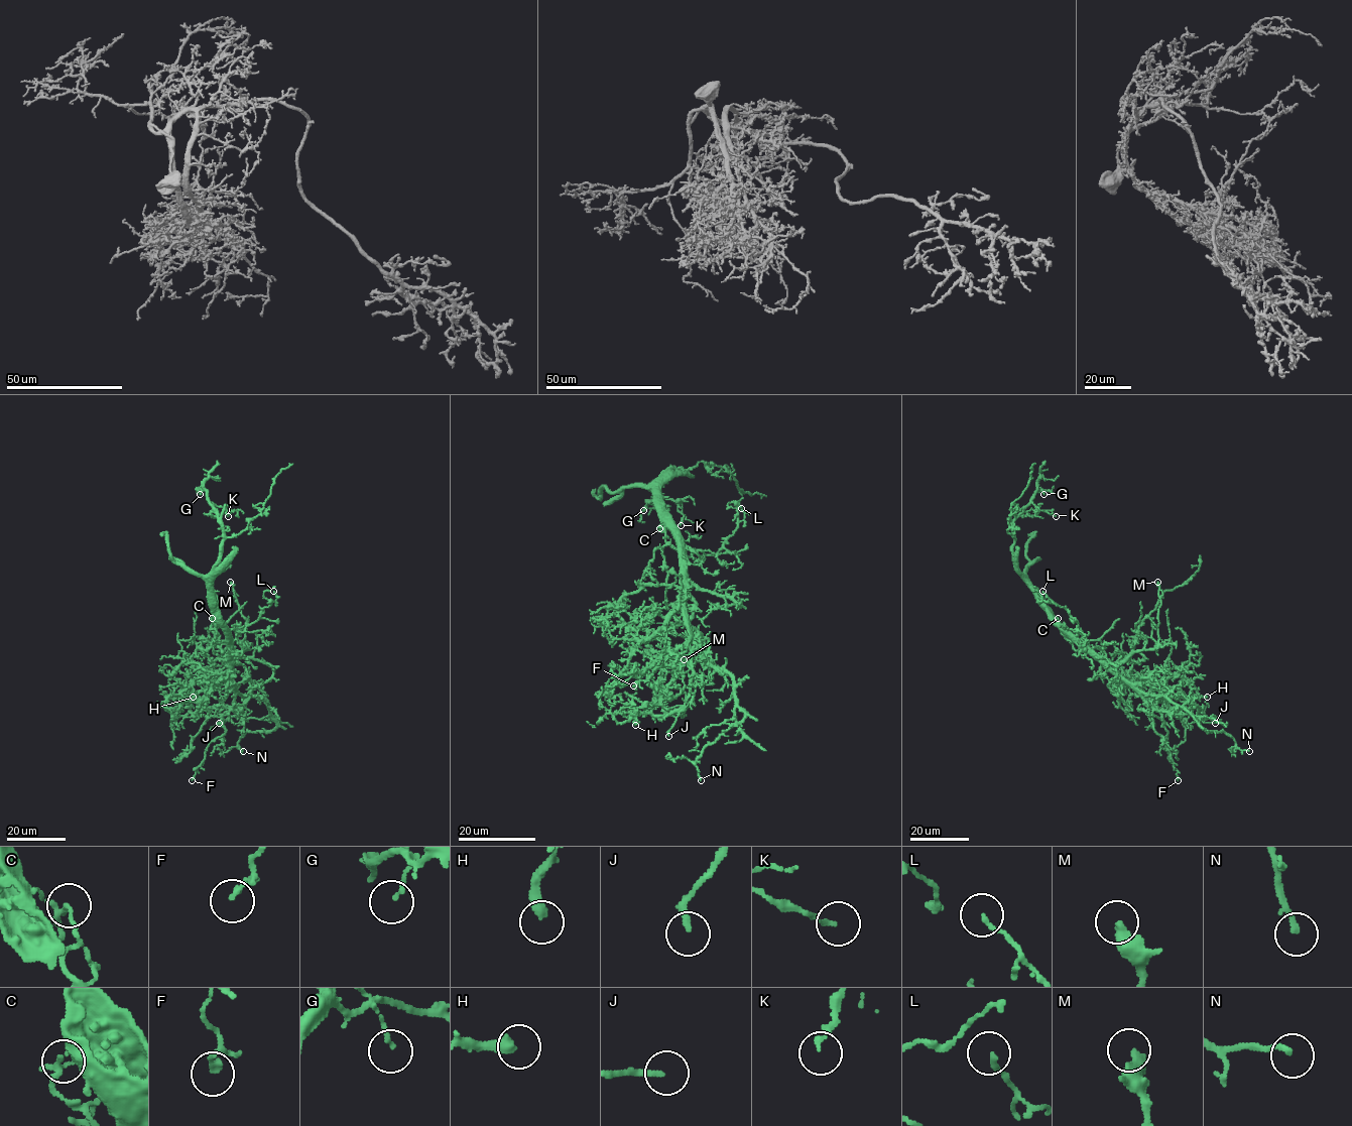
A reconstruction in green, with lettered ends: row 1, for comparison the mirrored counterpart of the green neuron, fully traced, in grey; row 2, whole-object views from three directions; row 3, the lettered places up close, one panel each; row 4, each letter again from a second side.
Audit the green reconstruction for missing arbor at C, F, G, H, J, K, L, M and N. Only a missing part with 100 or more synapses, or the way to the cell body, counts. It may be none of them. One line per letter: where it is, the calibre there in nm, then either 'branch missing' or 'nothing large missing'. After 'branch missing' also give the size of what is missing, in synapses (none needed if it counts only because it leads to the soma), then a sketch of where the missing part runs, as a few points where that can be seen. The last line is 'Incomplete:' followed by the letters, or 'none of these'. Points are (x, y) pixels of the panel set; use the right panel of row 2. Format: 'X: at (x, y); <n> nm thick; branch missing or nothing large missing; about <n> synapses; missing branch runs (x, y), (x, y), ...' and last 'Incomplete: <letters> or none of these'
C: at (1058, 618); 160 nm thick; nothing large missing
F: at (1178, 780); 160 nm thick; nothing large missing
G: at (1043, 494); 130 nm thick; nothing large missing
H: at (1207, 697); 400 nm thick; nothing large missing
J: at (1215, 723); 200 nm thick; nothing large missing
K: at (1056, 516); 150 nm thick; nothing large missing
L: at (1042, 591); 160 nm thick; nothing large missing
M: at (1157, 582); 440 nm thick; nothing large missing
N: at (1249, 751); 200 nm thick; nothing large missing
Incomplete: none of these

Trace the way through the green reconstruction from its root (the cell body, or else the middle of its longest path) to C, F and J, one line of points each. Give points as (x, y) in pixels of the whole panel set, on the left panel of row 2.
C: (229, 642), (216, 638), (212, 618)
F: (229, 642), (229, 678), (234, 704), (223, 717), (225, 732), (209, 744), (192, 780)
J: (229, 642), (229, 678), (239, 714), (219, 723)

